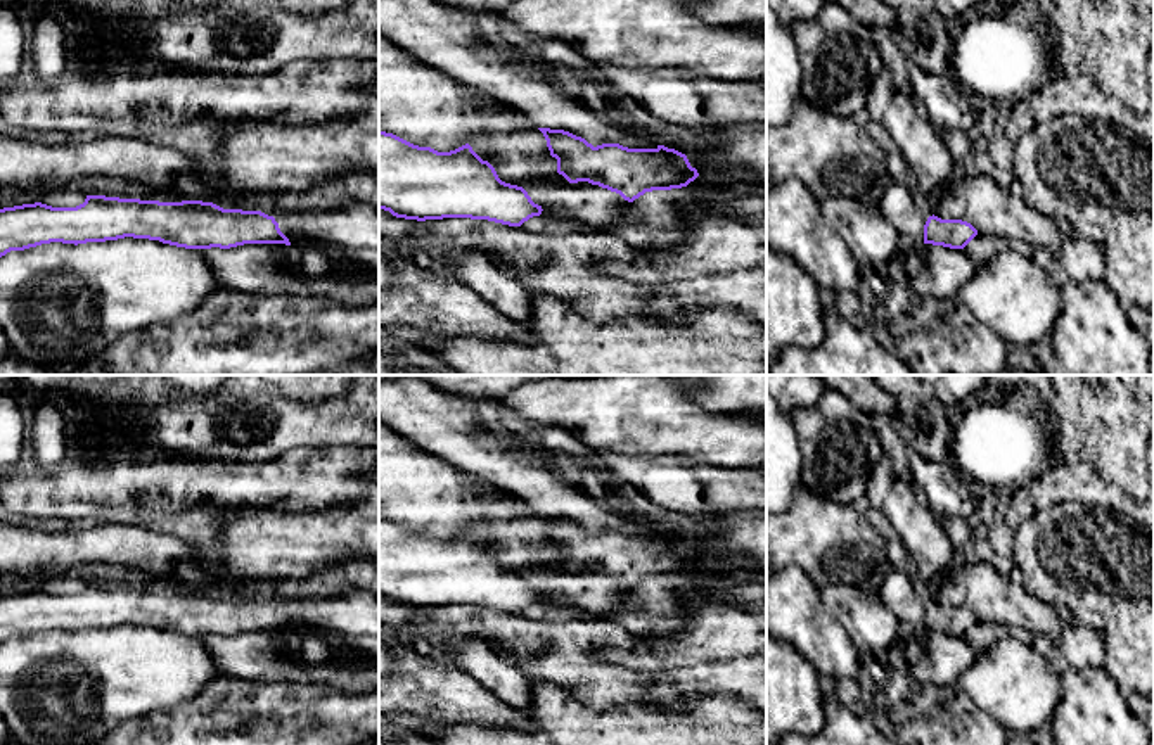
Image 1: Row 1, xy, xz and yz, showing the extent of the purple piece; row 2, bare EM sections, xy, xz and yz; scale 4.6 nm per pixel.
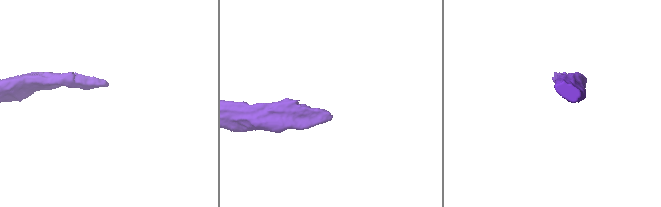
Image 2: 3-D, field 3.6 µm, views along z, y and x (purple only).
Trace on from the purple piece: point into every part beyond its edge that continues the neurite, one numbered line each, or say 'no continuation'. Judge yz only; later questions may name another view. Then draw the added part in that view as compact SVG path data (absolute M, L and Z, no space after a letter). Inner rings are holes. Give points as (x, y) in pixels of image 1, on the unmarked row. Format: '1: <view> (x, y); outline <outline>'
1: yz (897, 592); outline M888 569L879 596L896 615L901 627L908 627L914 633L924 631L924 612L927 603L915 593L908 574Z

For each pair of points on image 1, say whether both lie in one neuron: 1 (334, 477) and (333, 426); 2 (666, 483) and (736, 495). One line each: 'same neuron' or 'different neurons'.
1: different neurons
2: same neuron

